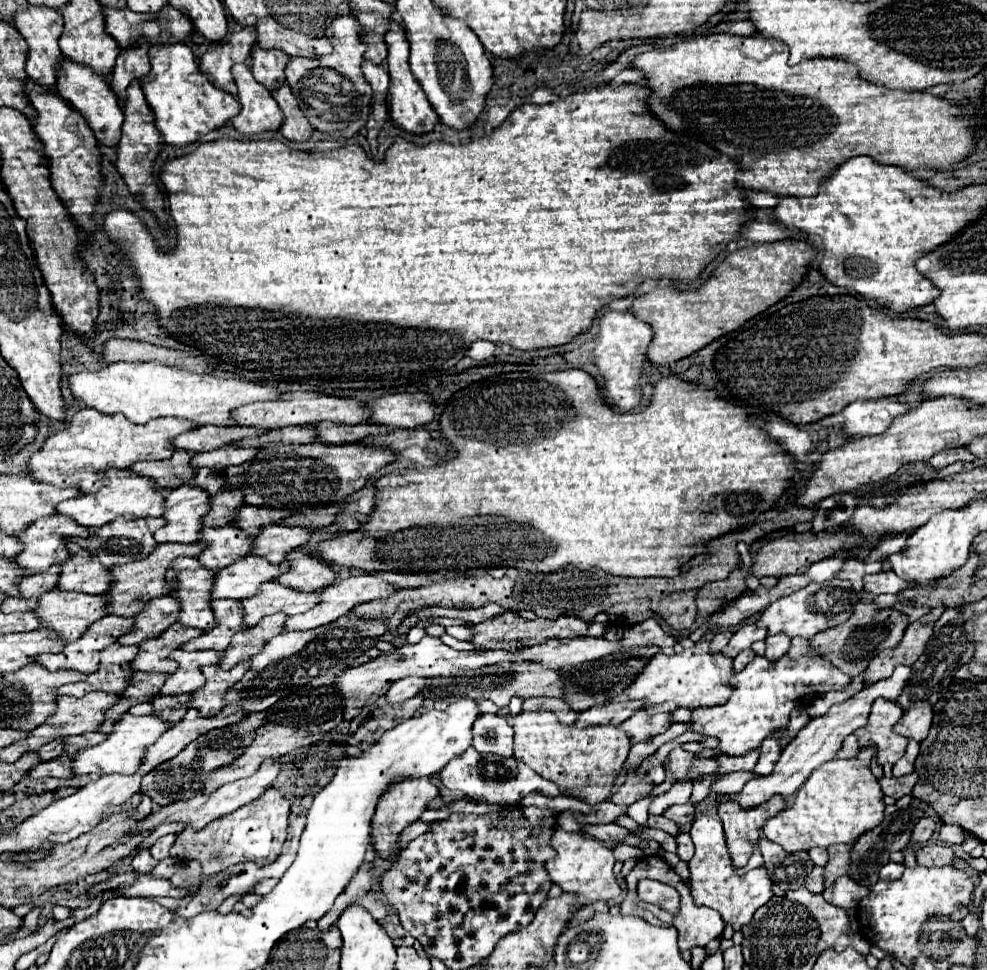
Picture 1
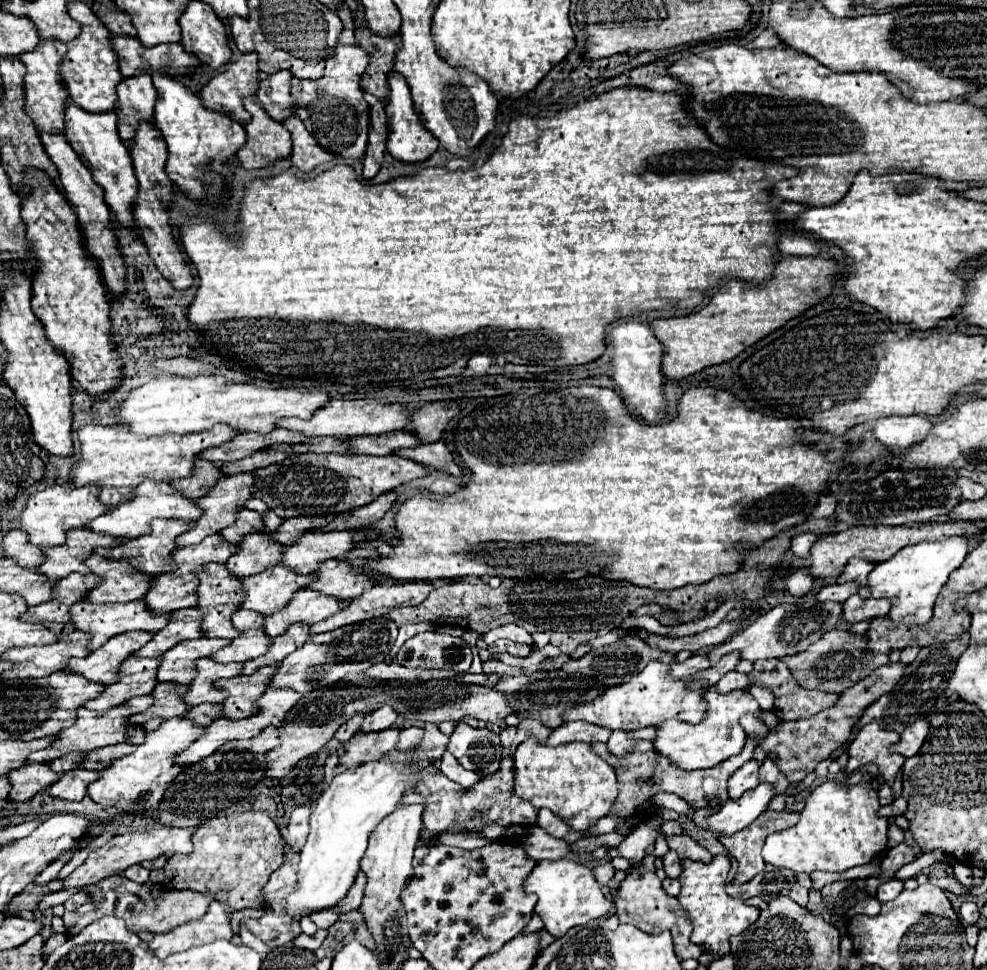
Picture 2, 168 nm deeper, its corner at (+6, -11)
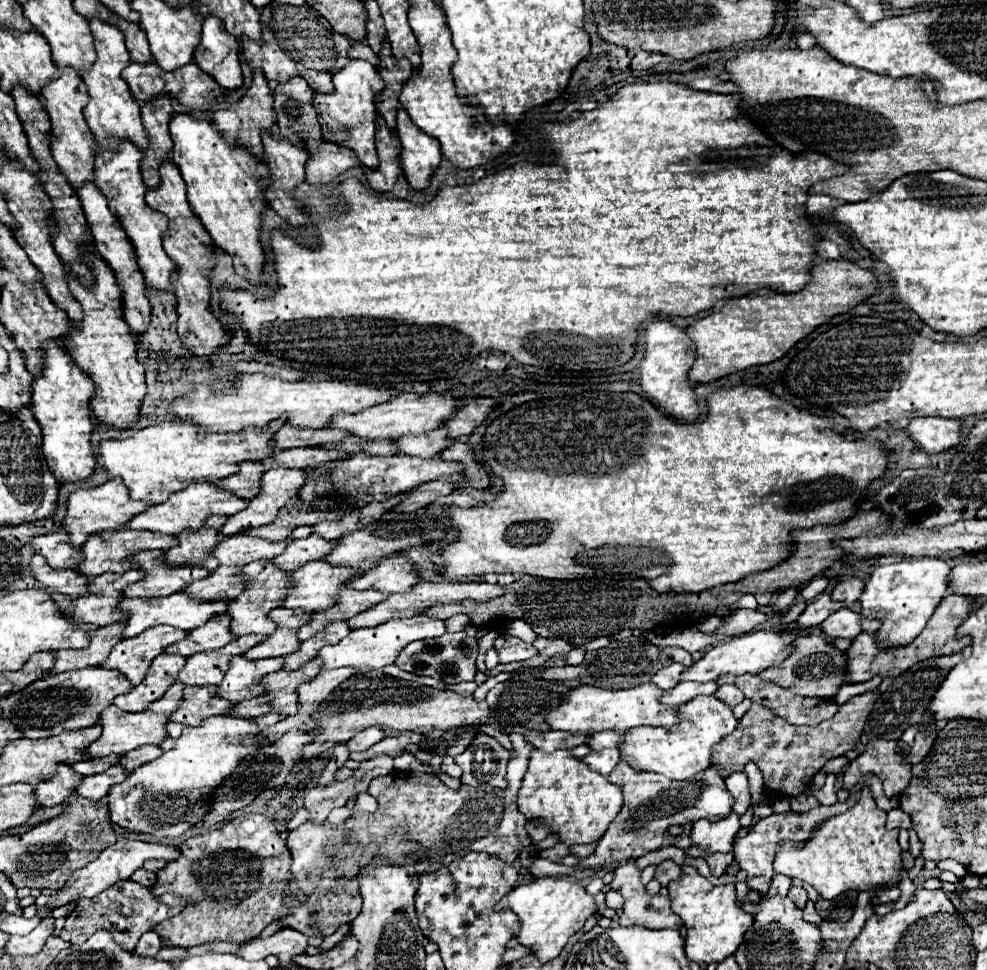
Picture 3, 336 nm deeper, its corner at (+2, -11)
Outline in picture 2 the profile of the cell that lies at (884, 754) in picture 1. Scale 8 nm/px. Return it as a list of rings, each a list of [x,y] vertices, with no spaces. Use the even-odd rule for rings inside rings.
[[[871,721],[859,729],[855,739],[849,745],[849,763],[845,767],[847,773],[859,769],[861,765],[875,763],[883,775],[883,779],[891,785],[895,781],[897,771],[905,763],[905,759],[897,753],[889,751],[889,745],[899,741],[899,733],[889,729],[881,729],[877,721]]]

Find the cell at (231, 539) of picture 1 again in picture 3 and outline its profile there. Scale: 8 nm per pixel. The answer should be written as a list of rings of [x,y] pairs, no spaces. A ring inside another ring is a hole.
[[[311,535],[307,539],[291,539],[287,549],[279,557],[275,557],[273,563],[279,569],[293,571],[309,561],[321,559],[325,553],[329,553],[329,549],[333,549],[333,543],[319,535]]]

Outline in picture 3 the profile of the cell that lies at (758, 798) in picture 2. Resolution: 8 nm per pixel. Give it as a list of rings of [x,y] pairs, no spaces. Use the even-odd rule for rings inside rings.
[[[729,813],[729,817],[713,823],[707,819],[699,819],[691,827],[691,845],[699,847],[705,853],[727,853],[733,849],[733,839],[739,827],[739,817],[735,813]]]

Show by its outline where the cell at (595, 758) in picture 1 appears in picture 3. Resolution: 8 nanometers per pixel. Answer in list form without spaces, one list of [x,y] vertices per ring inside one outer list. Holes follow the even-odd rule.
[[[533,749],[517,805],[527,821],[539,819],[553,835],[559,837],[561,843],[575,845],[599,841],[609,823],[617,817],[623,805],[623,795],[617,785],[611,785],[601,773],[591,771],[583,761],[575,759],[569,749],[553,753]]]

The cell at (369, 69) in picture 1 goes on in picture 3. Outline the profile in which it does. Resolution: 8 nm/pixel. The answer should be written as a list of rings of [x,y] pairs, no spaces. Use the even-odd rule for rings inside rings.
[[[377,117],[377,133],[375,133],[375,145],[379,153],[379,169],[369,171],[367,181],[369,185],[379,191],[379,193],[389,193],[393,185],[397,183],[399,175],[403,173],[401,169],[401,145],[399,137],[391,133],[385,125],[383,117]]]

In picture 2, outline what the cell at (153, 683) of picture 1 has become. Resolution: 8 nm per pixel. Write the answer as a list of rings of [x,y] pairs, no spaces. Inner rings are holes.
[[[159,683],[157,689],[153,689],[153,705],[145,713],[137,713],[129,717],[133,725],[143,725],[147,719],[161,717],[161,719],[171,719],[171,717],[183,717],[187,705],[181,701],[181,695],[187,691],[185,685],[177,683]]]

